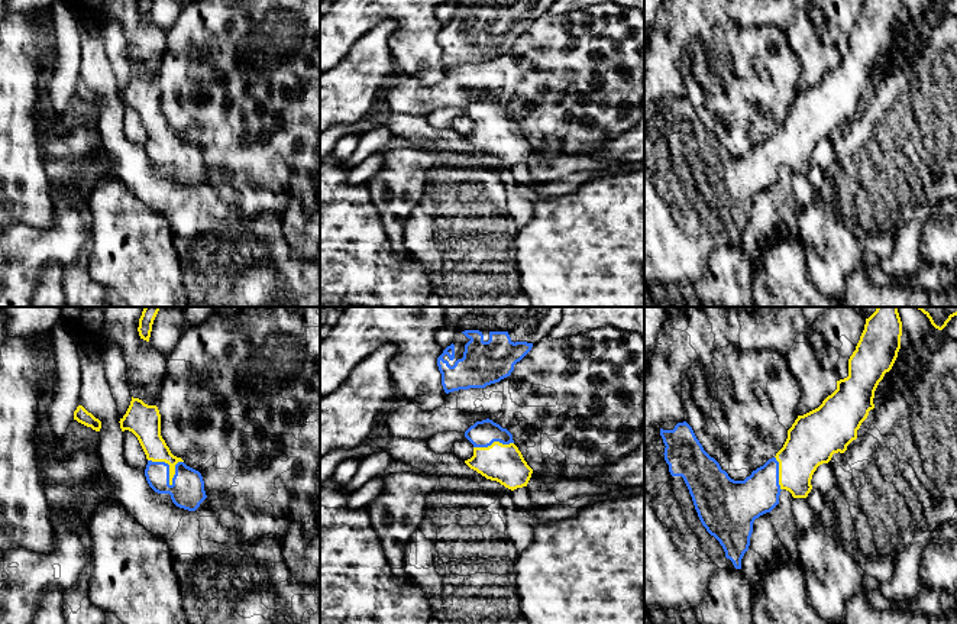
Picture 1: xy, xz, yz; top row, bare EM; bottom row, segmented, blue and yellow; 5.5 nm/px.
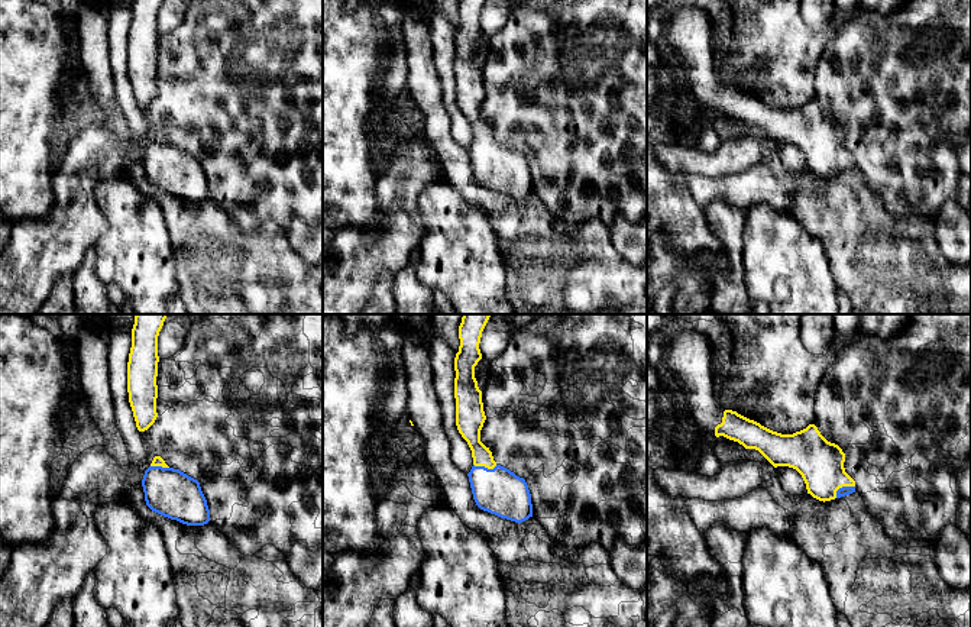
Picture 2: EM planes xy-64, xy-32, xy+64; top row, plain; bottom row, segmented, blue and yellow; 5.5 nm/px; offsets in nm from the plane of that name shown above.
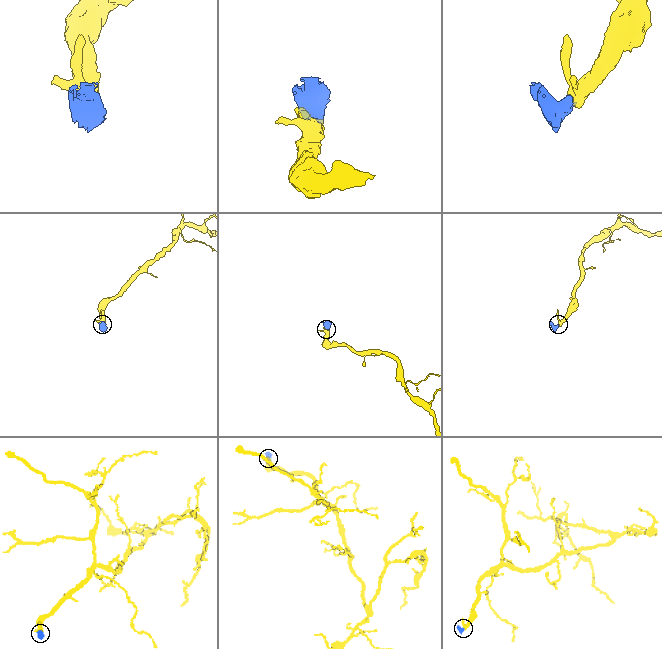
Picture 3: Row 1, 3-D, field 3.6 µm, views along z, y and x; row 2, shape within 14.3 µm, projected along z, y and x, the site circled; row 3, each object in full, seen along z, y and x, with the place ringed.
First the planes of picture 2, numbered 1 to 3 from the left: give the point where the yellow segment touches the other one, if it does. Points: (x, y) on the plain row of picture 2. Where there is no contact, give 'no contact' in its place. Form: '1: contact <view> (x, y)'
1: contact xy-64 (159, 142)
2: contact xy-32 (484, 142)
3: contact xy+64 (842, 162)

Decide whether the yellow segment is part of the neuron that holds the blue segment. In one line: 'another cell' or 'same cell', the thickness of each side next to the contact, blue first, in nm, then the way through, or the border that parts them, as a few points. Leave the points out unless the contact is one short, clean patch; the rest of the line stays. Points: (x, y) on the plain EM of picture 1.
same cell; 190 nm thick on the blue side, 140 nm on the other; runs through xy (187, 167), (168, 148), (148, 109)

